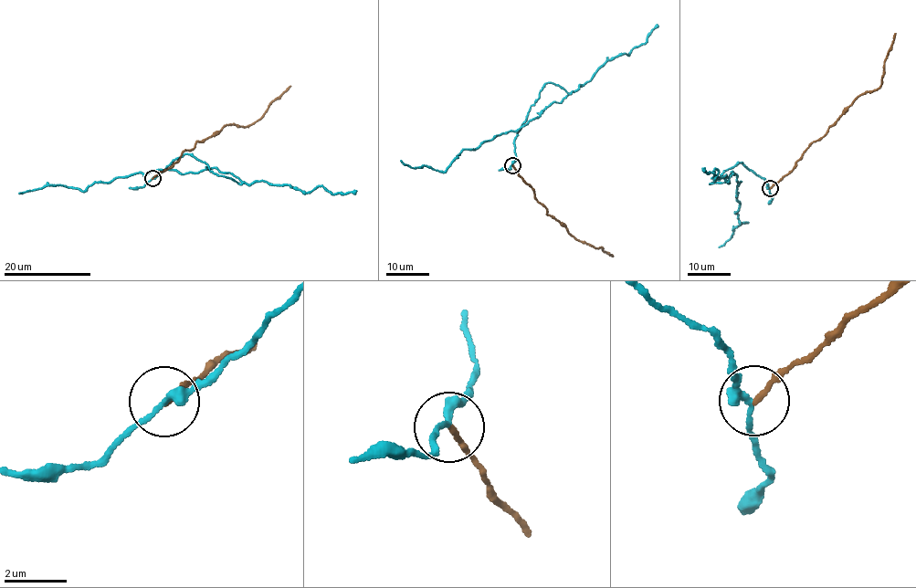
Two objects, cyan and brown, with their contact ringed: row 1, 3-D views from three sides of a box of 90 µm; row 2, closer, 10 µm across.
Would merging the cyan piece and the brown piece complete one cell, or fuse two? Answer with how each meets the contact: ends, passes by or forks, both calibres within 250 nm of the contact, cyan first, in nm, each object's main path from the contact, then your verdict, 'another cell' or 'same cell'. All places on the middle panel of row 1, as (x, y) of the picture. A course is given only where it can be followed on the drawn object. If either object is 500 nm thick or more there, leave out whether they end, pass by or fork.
cyan passes by | brown ends | 220/170 nm | cyan via (512, 165), (530, 107), (553, 83), (570, 93), (559, 103), (464, 149), (444, 172), (400, 161) | brown via (512, 165), (531, 185), (538, 202), (545, 206), (548, 215), (564, 224), (576, 239), (602, 247), (613, 256) | another cell

